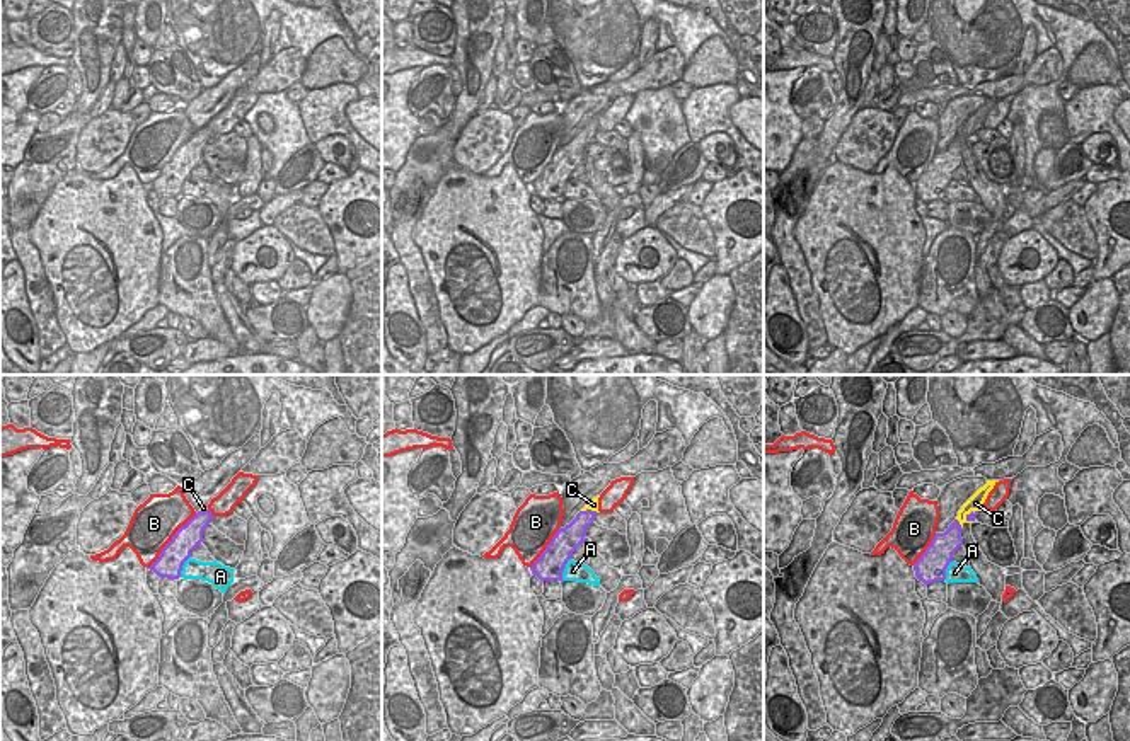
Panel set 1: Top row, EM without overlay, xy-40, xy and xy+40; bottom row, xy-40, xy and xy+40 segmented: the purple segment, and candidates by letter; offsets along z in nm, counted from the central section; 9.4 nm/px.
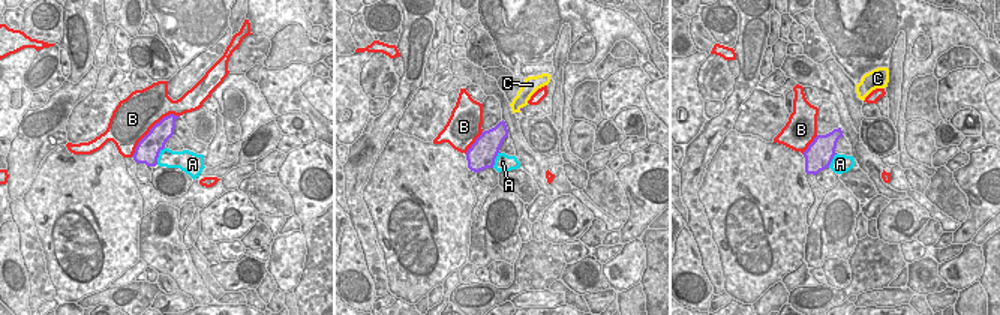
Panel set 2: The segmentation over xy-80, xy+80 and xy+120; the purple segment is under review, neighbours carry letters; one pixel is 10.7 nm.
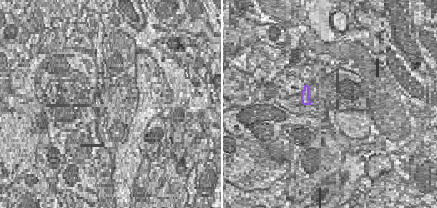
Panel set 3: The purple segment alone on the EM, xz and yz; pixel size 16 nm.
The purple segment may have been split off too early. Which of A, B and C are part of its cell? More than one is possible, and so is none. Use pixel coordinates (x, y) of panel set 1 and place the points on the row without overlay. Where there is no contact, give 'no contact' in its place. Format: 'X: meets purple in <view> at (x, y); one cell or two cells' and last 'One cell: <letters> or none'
A: meets purple in xy at (563, 188); two cells
B: meets purple in xy-40 at (171, 159); two cells
C: meets purple in xy+40 at (958, 142); one cell
One cell: C

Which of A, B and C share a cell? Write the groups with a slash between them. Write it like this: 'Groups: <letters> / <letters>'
Groups: A / B / C

